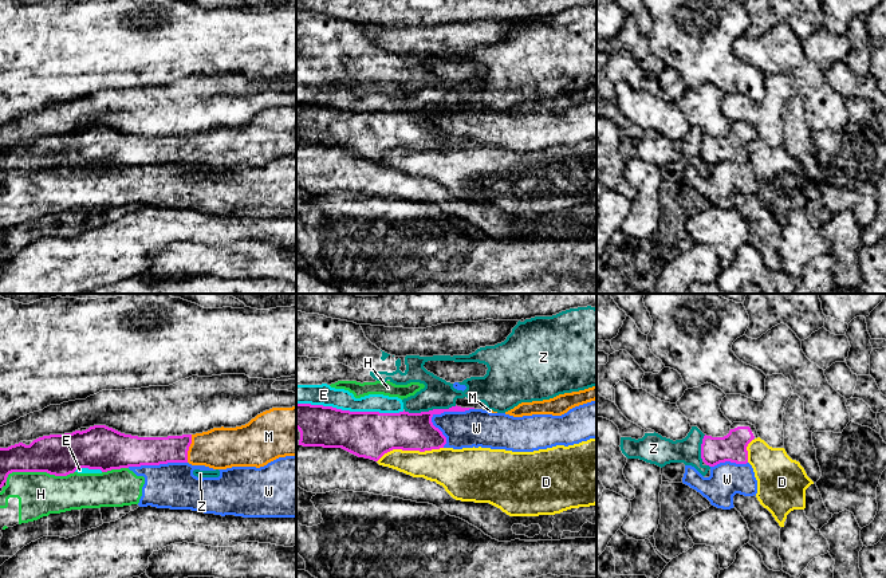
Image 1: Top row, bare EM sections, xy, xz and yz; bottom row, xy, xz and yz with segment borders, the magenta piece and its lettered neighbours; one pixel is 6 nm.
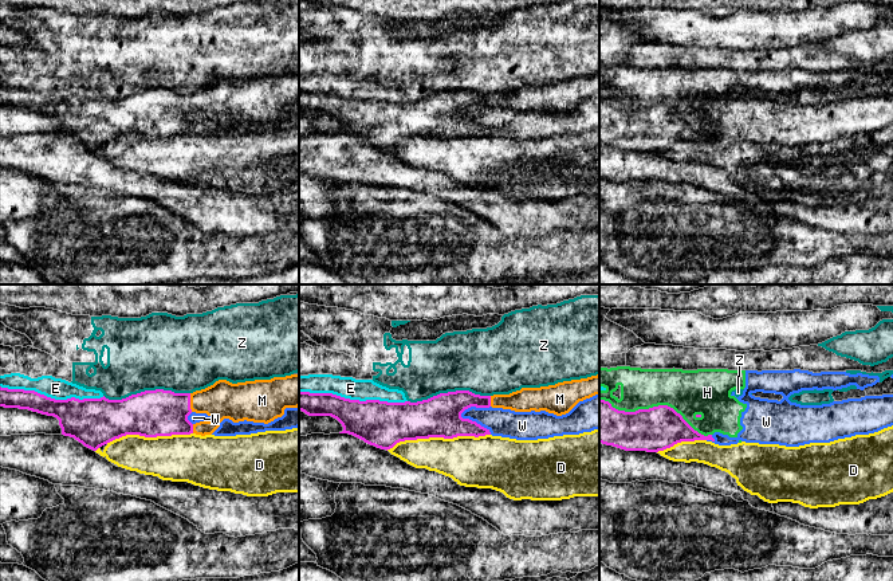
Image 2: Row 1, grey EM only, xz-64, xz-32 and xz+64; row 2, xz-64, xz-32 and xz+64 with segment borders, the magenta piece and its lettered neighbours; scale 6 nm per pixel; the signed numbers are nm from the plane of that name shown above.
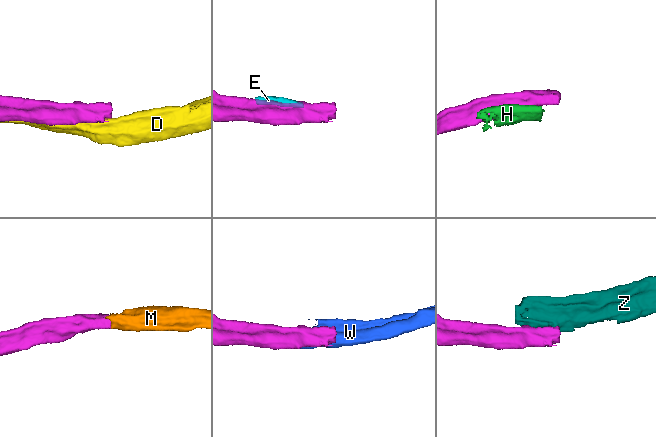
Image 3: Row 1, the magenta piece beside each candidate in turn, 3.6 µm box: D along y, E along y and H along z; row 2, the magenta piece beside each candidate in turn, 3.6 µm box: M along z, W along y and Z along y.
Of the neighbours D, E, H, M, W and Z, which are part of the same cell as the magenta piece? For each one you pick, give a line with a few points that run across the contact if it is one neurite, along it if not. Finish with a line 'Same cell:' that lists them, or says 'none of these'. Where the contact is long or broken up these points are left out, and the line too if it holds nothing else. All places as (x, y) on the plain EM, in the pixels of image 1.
M: line xy (146, 150), (188, 148), (220, 148)
Same cell: M

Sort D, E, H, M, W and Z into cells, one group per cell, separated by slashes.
D / E Z / H W / M

